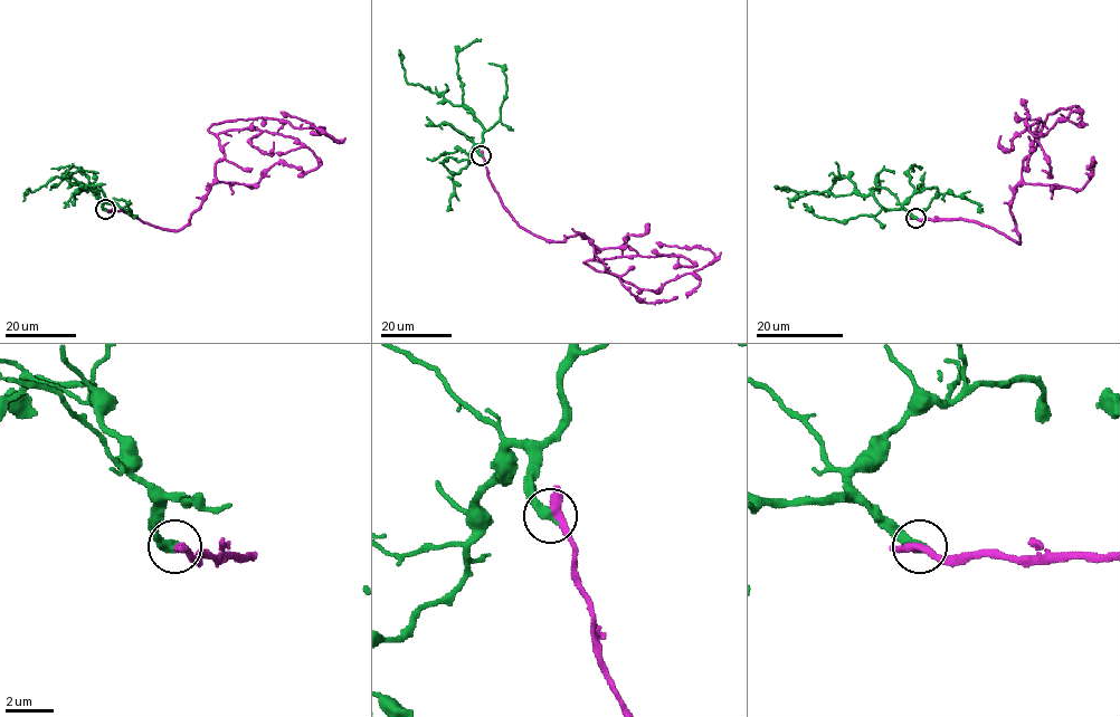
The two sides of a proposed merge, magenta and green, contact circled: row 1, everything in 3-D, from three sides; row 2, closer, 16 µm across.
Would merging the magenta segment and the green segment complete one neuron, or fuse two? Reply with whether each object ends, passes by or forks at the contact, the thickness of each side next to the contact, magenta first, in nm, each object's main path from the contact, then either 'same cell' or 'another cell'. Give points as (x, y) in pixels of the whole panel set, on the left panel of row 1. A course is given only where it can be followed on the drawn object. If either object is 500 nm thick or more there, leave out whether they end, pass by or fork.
magenta ends | green ends | 460/440 nm | magenta via (105, 210), (179, 230), (224, 158), (208, 130), (214, 124), (282, 120), (339, 143), (280, 112) | green via (105, 210), (107, 200), (101, 190), (68, 177), (28, 188), (24, 201) | another cell

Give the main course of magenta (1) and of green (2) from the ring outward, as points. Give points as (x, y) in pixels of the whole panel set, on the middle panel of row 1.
1: (481, 155), (519, 226), (585, 236), (599, 250), (584, 261), (598, 271), (657, 290), (714, 258), (655, 242)
2: (481, 155), (478, 146), (483, 127), (474, 112), (453, 105), (418, 84), (408, 84), (399, 54)

